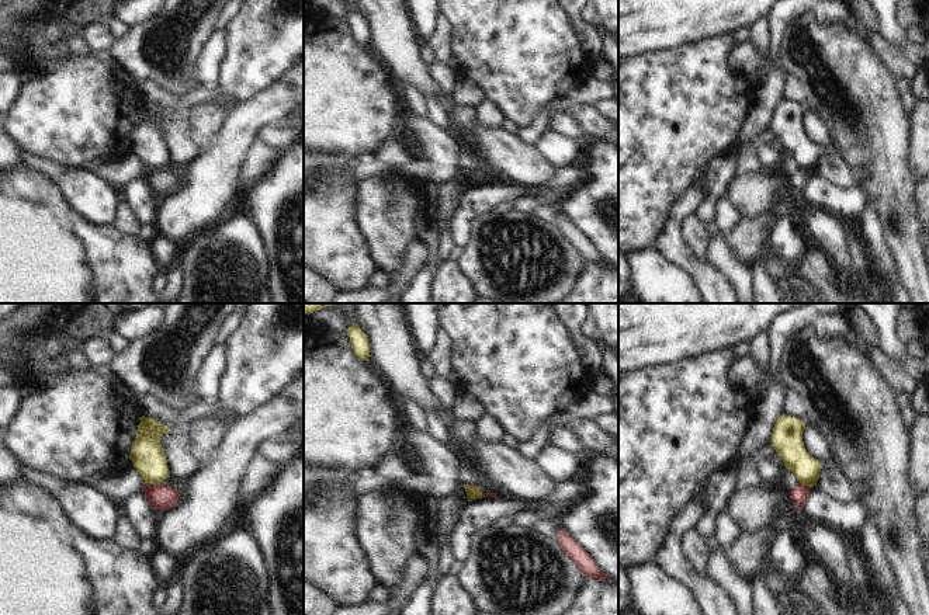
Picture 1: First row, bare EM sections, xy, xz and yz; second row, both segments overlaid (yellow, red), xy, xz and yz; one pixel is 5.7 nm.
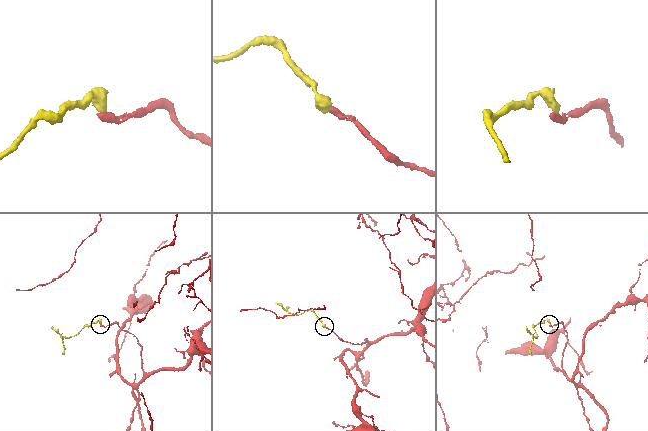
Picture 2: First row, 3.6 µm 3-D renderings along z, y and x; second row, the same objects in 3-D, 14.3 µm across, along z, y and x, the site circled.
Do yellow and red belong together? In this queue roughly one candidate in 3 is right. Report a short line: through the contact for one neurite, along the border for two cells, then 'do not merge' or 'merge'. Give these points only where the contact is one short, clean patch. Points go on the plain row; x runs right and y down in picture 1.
line xy (160, 167), (151, 170); do not merge

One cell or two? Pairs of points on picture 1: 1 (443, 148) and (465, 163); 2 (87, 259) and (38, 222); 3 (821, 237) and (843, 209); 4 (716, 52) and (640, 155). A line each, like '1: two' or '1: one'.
1: two
2: one
3: two
4: one

